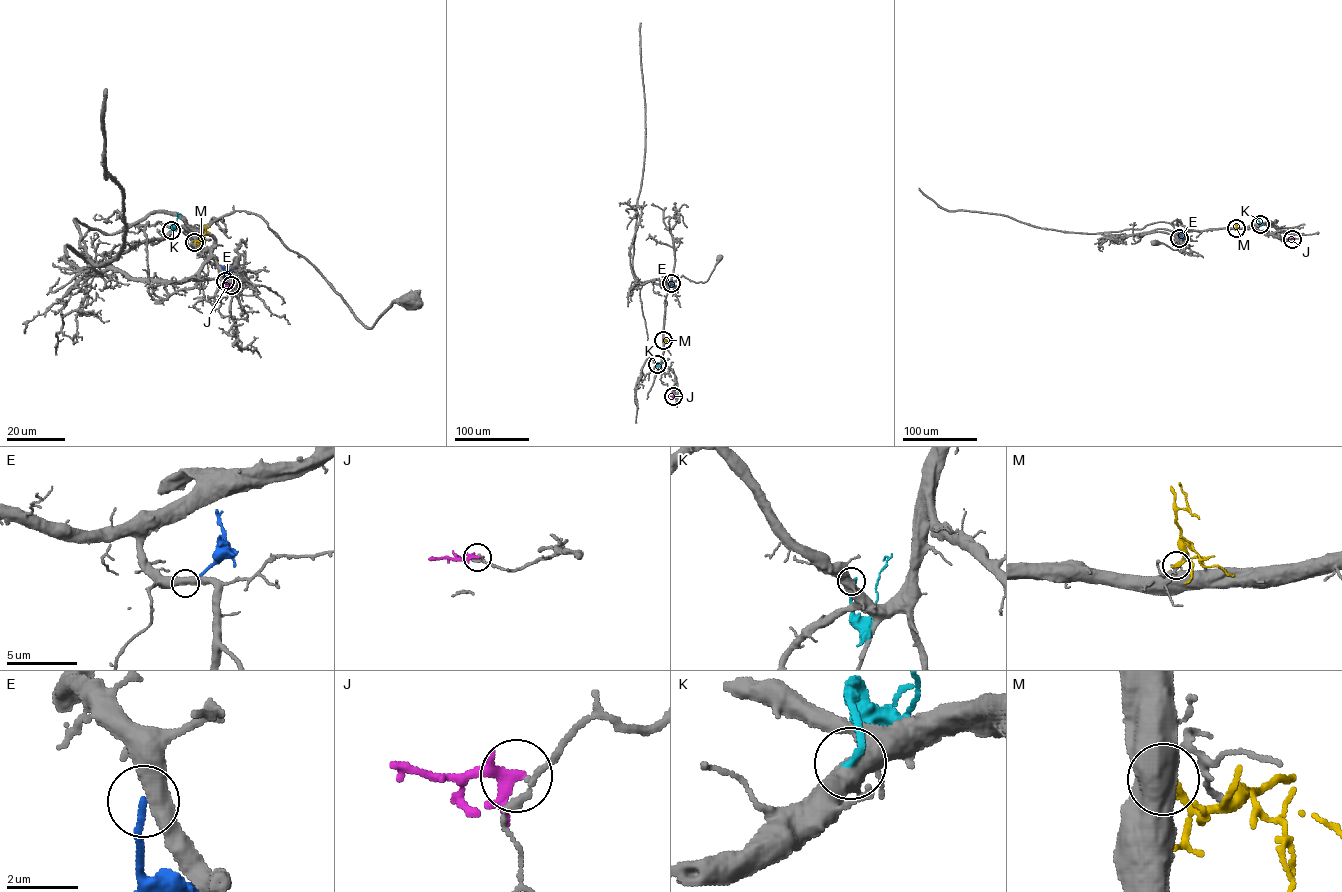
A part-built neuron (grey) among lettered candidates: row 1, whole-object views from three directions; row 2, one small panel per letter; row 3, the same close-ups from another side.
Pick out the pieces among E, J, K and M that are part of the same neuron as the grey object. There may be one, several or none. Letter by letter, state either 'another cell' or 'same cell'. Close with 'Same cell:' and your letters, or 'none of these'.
E: another cell
J: another cell
K: another cell
M: another cell
Same cell: none of these

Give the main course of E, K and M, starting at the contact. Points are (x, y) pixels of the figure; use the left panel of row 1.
E: (225, 281), (222, 266)
K: (171, 230), (171, 224), (176, 226), (177, 213)
M: (194, 242), (208, 225)

